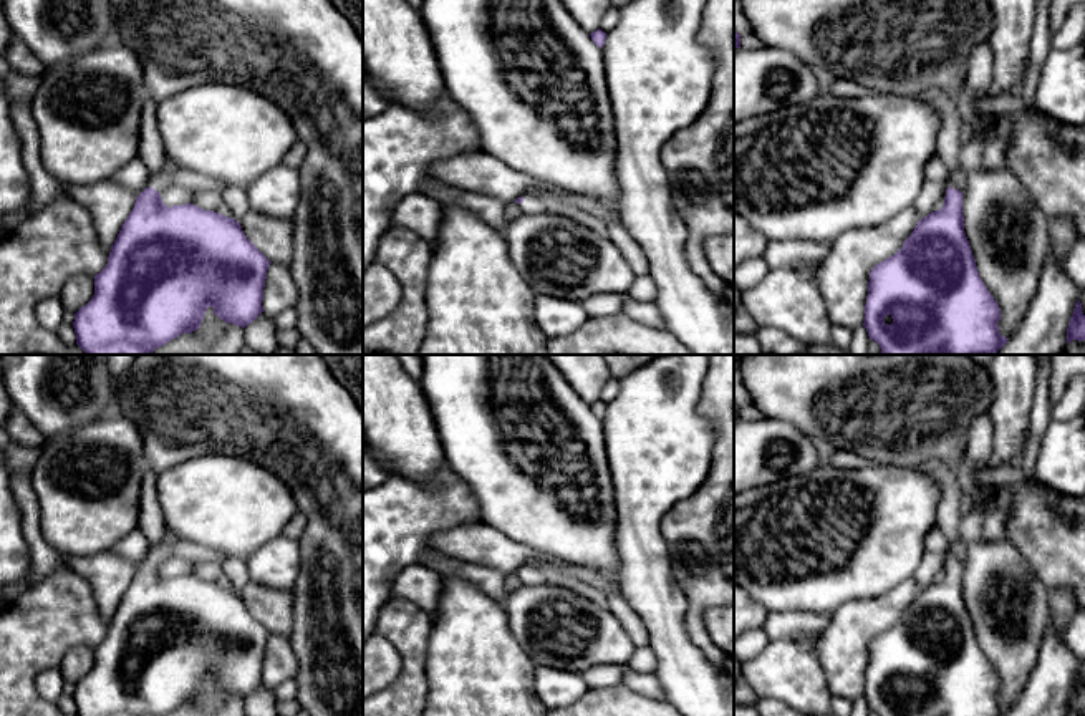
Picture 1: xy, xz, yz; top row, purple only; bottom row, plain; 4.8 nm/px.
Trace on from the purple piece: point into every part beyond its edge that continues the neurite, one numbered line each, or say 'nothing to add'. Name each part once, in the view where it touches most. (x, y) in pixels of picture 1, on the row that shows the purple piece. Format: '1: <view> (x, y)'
1: xy (163, 179)

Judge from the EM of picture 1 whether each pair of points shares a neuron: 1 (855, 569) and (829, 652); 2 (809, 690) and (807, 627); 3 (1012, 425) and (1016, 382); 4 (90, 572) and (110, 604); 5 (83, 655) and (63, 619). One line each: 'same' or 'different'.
1: different
2: different
3: same
4: same
5: different

